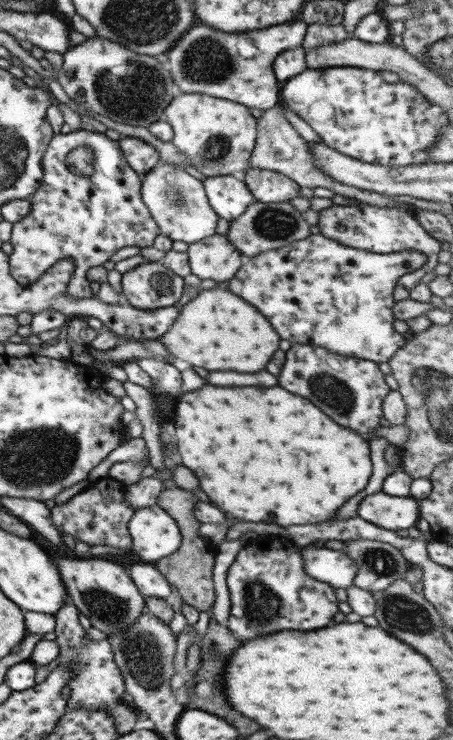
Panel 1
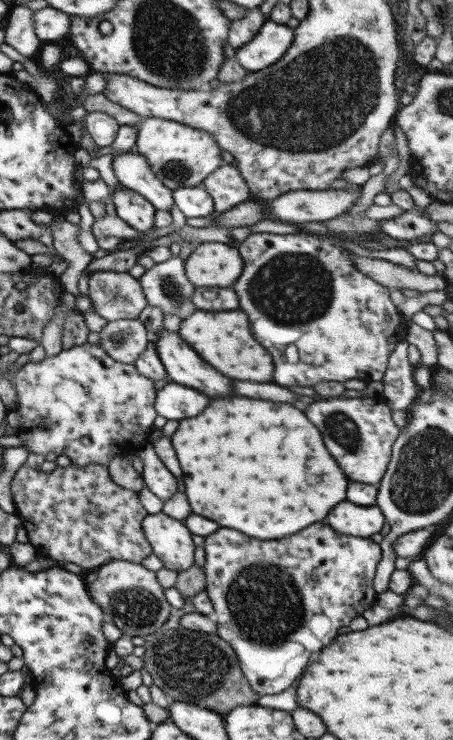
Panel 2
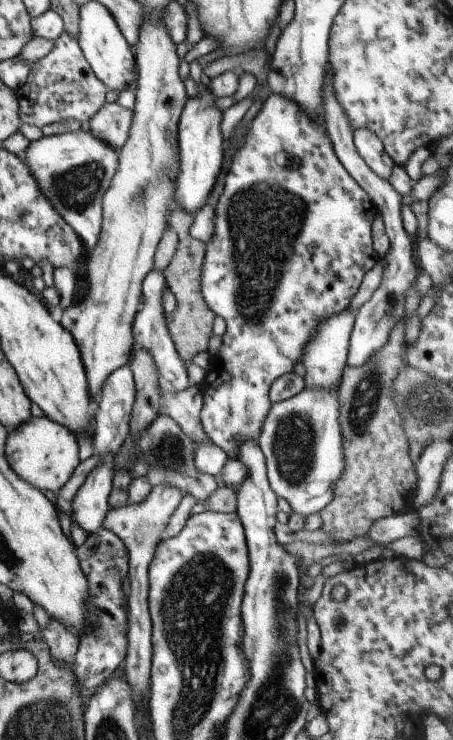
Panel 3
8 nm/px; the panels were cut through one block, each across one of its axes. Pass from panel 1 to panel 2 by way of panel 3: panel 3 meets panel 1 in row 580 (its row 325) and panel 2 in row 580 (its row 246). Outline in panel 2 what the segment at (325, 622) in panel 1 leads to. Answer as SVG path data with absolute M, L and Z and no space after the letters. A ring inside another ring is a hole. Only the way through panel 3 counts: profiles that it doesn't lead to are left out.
M321 522L299 530L289 538L277 538L271 542L253 540L237 530L219 528L204 536L203 548L204 590L212 604L210 617L216 624L215 633L233 649L247 684L258 695L279 694L289 688L307 666L311 654L319 652L337 636L337 628L347 626L351 618L361 616L376 602L372 580L375 567L381 560L379 545L369 537L339 534Z

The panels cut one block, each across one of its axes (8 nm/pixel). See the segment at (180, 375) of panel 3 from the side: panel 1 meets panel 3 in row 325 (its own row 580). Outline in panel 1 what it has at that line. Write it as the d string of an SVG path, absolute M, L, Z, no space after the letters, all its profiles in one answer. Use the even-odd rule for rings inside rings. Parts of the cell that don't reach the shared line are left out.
M140 561L131 566L129 573L139 594L142 594L145 598L165 599L171 594L169 582L161 576L161 574L154 568L153 564L142 563Z

